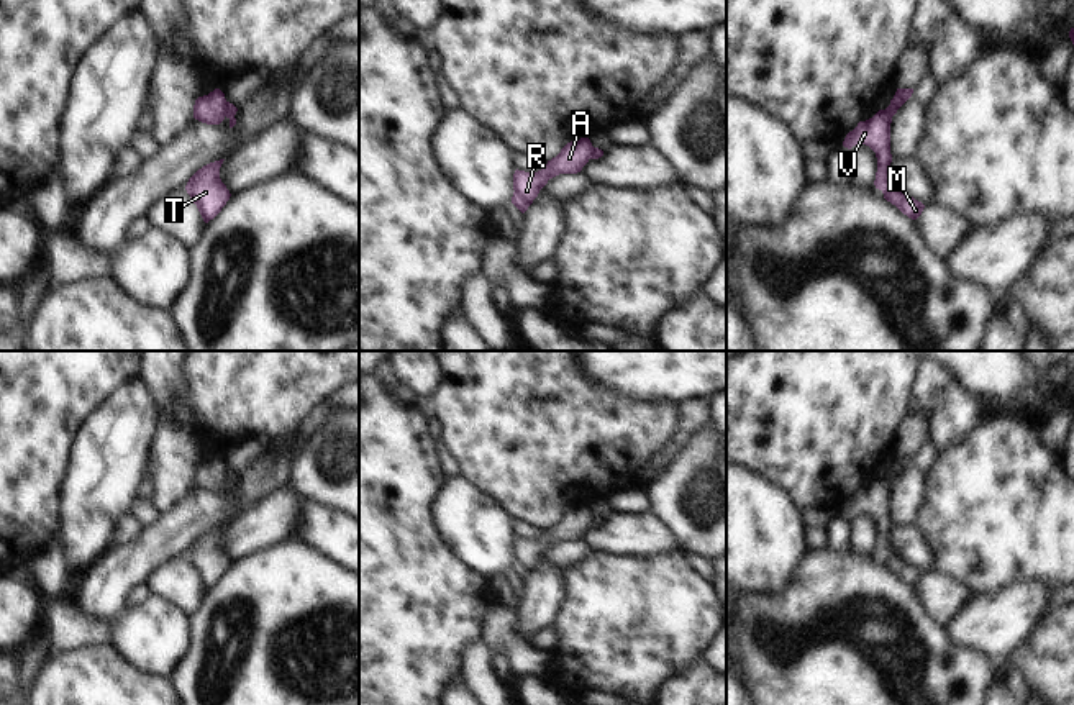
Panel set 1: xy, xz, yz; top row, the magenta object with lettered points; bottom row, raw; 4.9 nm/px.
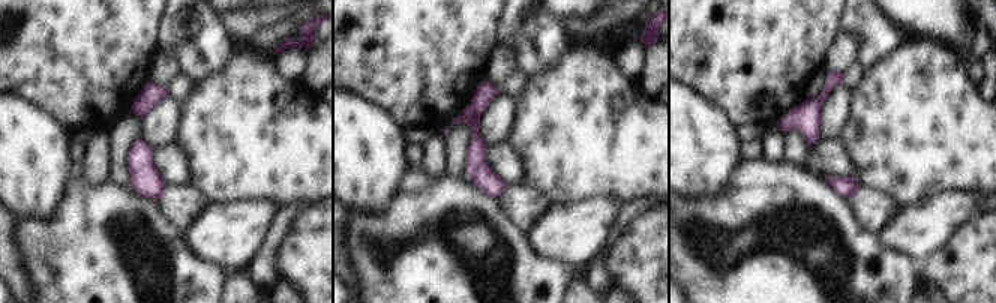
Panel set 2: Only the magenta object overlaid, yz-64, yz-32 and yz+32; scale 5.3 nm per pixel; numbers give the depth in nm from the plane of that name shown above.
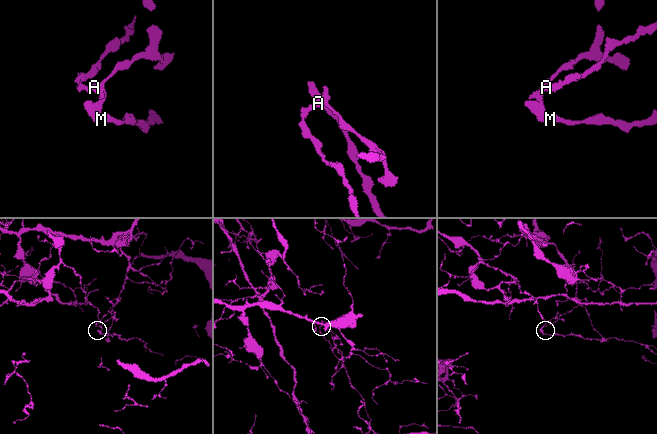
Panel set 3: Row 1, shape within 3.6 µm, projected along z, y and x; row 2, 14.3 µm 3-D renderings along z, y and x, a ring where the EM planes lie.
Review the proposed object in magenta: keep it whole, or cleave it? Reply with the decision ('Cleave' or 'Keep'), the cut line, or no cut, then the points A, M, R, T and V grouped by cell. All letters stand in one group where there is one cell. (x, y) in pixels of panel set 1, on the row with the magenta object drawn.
Cleave. Split along xy (227, 102), (223, 115). Groups: A R / M T V

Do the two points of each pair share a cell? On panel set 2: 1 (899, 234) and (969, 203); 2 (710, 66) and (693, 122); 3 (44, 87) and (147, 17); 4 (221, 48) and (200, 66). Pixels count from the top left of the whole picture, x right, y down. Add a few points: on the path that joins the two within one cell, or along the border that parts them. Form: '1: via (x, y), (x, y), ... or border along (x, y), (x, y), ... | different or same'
1: via (917, 231), (951, 210) | same
2: border along (684, 84), (711, 101), (728, 117) | different
3: via (69, 62), (114, 17), (122, 17) | same
4: via (216, 50), (204, 62) | same

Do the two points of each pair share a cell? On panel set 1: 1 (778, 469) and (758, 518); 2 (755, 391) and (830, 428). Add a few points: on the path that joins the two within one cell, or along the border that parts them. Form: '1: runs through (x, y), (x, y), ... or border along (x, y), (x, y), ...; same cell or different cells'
1: border along (743, 466), (776, 484), (799, 510); different cells
2: runs through (773, 407), (809, 407), (812, 410); same cell

